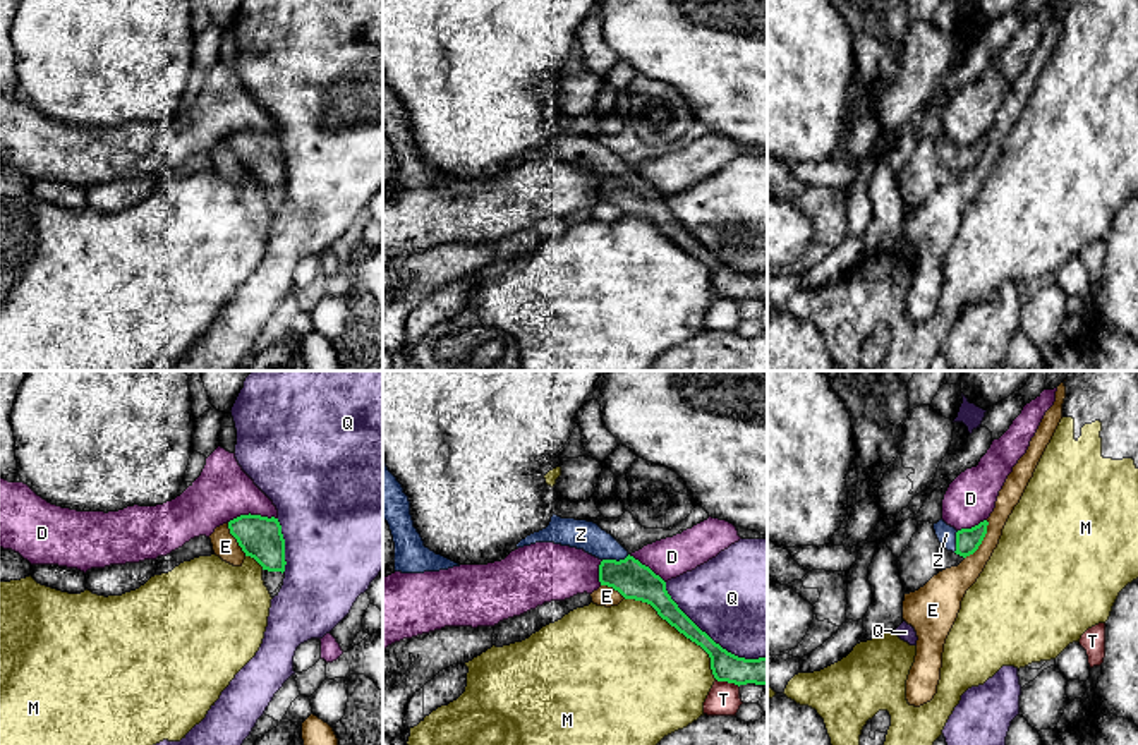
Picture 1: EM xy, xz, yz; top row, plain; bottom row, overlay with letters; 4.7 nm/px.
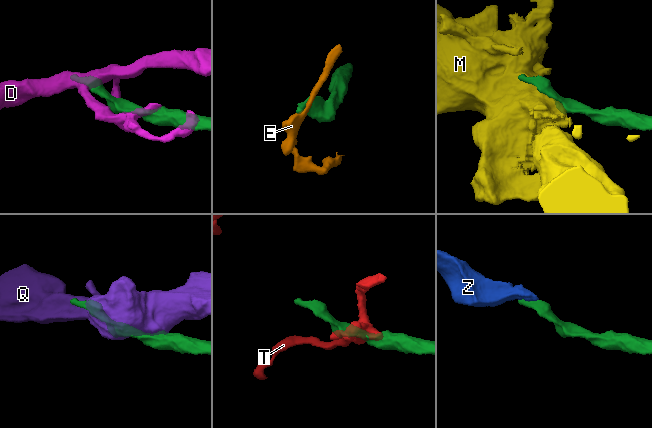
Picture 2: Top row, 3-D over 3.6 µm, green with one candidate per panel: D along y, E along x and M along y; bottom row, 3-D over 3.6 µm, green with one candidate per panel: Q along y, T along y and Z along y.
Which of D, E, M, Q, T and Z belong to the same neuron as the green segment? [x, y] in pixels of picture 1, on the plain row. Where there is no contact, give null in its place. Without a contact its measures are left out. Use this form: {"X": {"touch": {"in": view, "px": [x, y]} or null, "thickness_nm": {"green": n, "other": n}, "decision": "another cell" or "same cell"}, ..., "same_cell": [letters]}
{"D": {"touch": {"in": "xy", "px": [253, 131]}, "thickness_nm": {"green": 200, "other": 280}, "decision": "another cell"}, "E": {"touch": {"in": "yz", "px": [982, 155]}, "thickness_nm": {"green": 110, "other": 150}, "decision": "another cell"}, "M": {"touch": {"in": "xz", "px": [678, 246]}, "thickness_nm": {"green": 140, "other": 500}, "decision": "another cell"}, "Q": {"touch": {"in": "xz", "px": [709, 253]}, "thickness_nm": {"green": 140, "other": 500}, "decision": "another cell"}, "T": {"touch": {"in": "xz", "px": [728, 297]}, "thickness_nm": {"green": 140, "other": 150}, "decision": "another cell"}, "Z": {"touch": {"in": "xz", "px": [615, 175]}, "thickness_nm": {"green": 180, "other": 140}, "decision": "same cell"}, "same_cell": ["Z"]}

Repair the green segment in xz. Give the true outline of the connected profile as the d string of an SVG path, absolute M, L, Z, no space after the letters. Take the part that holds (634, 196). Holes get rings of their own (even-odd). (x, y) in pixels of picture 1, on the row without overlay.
M553 129L546 144L527 151L517 163L536 158L570 161L599 173L601 201L613 203L625 215L651 220L663 235L709 270L711 285L717 297L728 297L738 302L747 299L767 300L767 273L738 273L716 259L678 223L666 206L666 197L649 182L630 172L628 167L597 139L561 134Z

